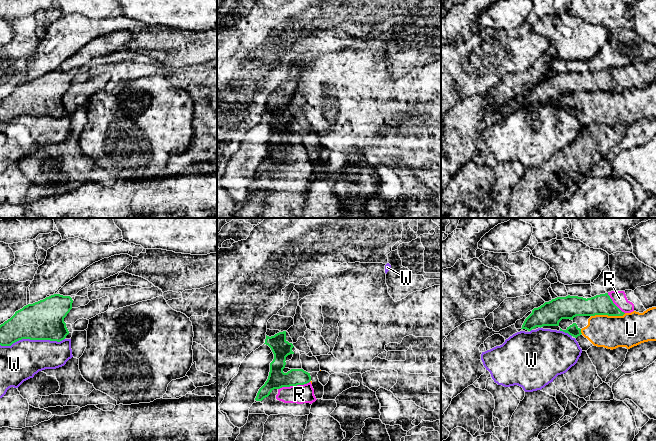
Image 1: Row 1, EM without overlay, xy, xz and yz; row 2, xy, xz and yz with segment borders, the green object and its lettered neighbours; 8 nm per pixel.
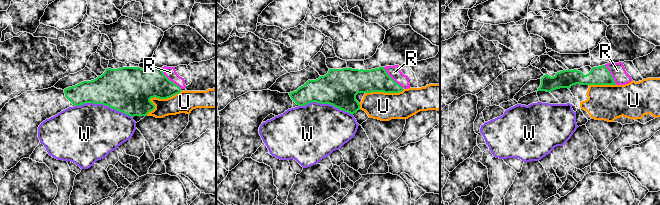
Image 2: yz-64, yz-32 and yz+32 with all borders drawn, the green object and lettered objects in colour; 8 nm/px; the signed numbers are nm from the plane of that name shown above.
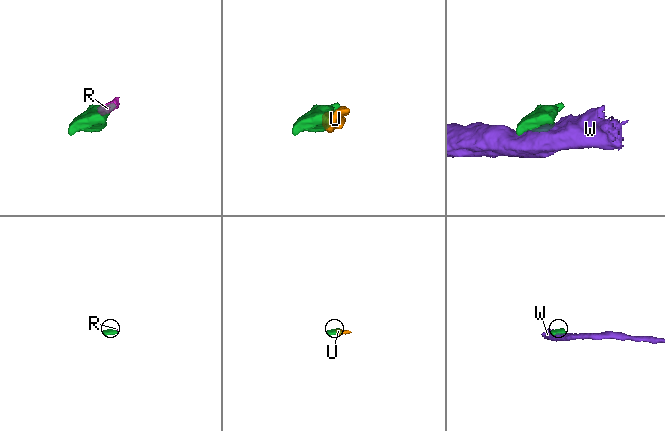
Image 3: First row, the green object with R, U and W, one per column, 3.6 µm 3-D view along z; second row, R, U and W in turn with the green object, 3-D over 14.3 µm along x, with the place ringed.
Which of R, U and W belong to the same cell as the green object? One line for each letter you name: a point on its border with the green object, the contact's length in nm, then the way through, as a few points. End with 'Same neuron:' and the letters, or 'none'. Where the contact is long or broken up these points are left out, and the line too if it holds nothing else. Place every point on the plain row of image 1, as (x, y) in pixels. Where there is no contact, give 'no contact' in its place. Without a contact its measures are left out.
R: contact xz (293, 161); length 260 nm; way xz (277, 155), (293, 161), (299, 167), (299, 170)
Same neuron: R

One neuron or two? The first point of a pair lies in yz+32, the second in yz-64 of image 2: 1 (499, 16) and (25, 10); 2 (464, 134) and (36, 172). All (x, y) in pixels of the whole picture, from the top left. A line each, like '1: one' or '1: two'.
1: two
2: two

